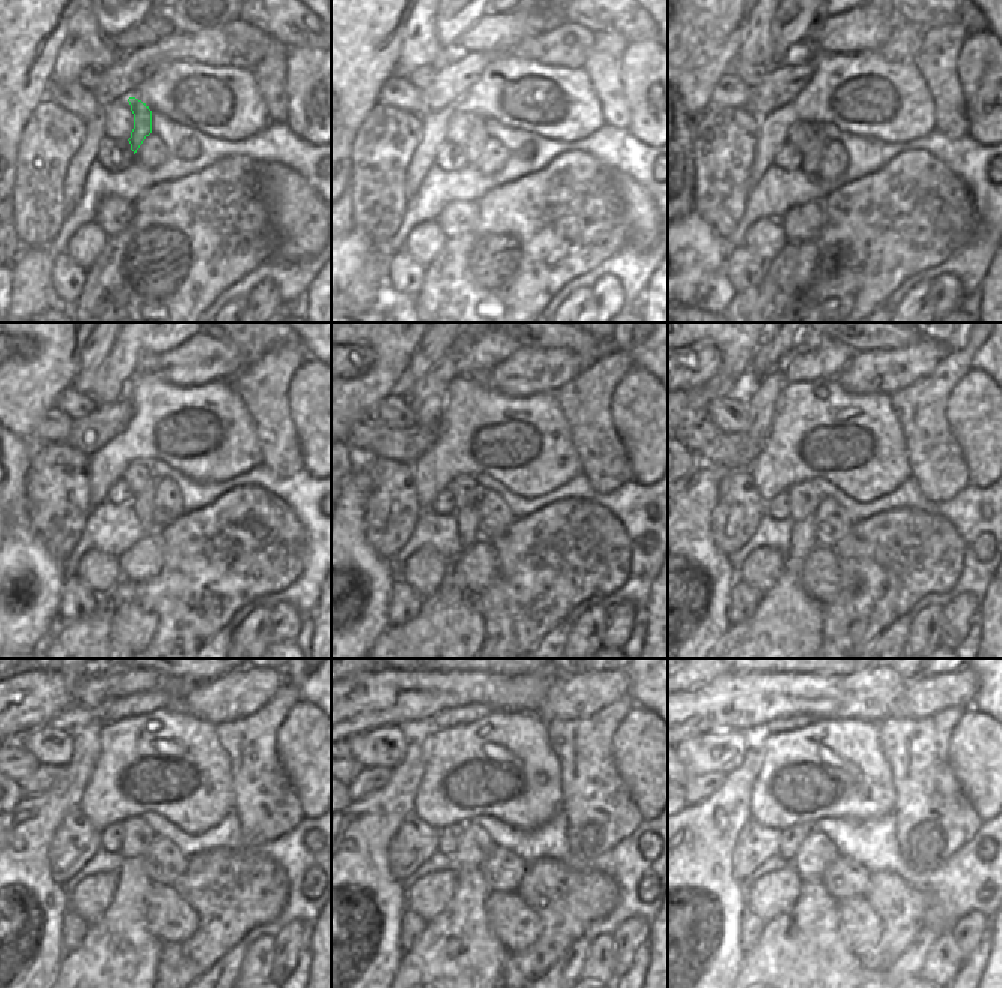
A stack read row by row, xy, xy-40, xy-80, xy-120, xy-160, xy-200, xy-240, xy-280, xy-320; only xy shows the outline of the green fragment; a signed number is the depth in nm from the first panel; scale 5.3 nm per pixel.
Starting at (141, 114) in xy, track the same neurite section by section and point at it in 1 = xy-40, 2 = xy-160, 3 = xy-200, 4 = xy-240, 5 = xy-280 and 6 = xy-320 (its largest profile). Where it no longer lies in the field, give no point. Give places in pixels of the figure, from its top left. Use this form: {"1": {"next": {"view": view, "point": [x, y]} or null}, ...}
{"1": {"next": {"view": "xy-40", "point": [477, 138]}}, "2": {"next": {"view": "xy-160", "point": [467, 517]}}, "3": {"next": {"view": "xy-200", "point": [788, 625]}}, "4": {"next": {"view": "xy-240", "point": [116, 963]}}, "5": {"next": {"view": "xy-280", "point": [458, 963]}}, "6": {"next": {"view": "xy-320", "point": [800, 963]}}}

